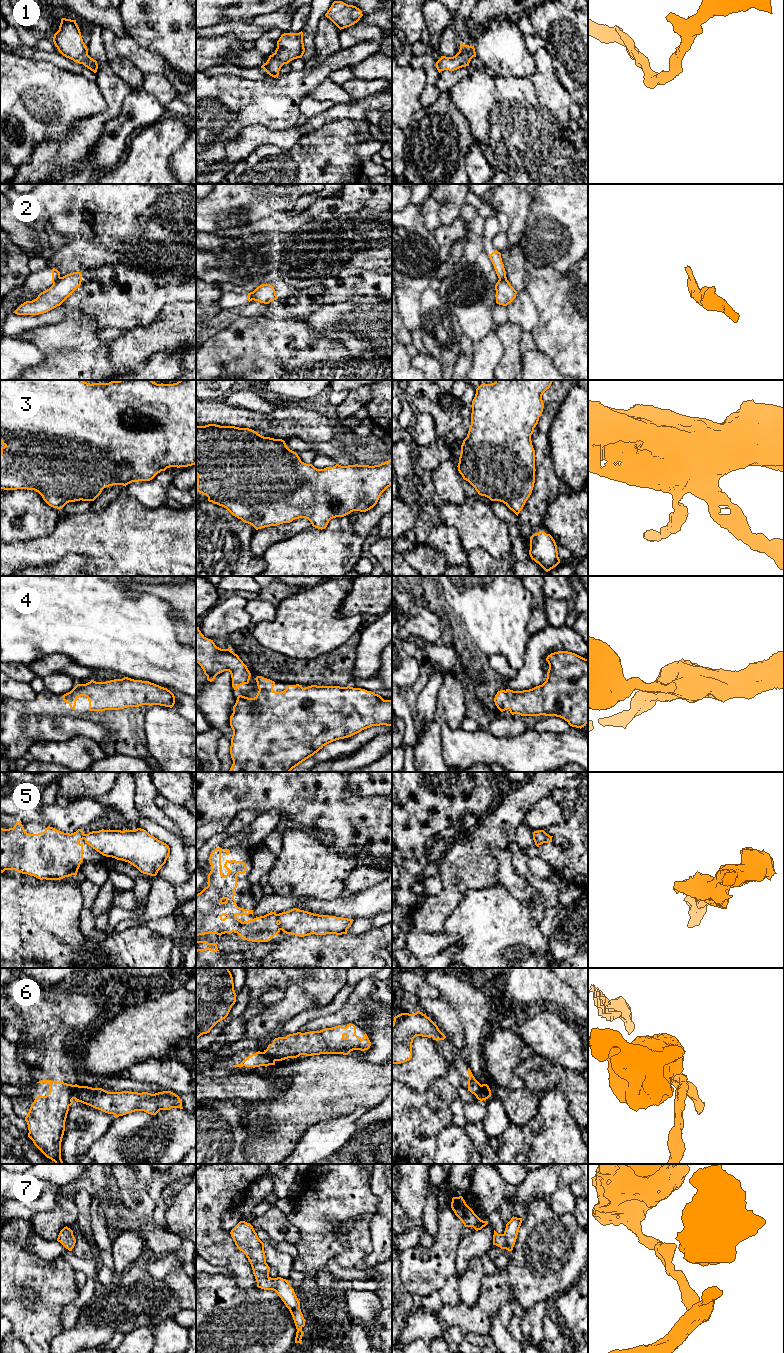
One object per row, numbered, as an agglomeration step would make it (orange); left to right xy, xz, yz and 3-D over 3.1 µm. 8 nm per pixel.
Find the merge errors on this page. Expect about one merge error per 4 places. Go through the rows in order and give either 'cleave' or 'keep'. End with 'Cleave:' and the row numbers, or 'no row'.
1: keep
2: cleave
3: keep
4: keep
5: cleave
6: cleave
7: keep
Cleave: 2, 5, 6

